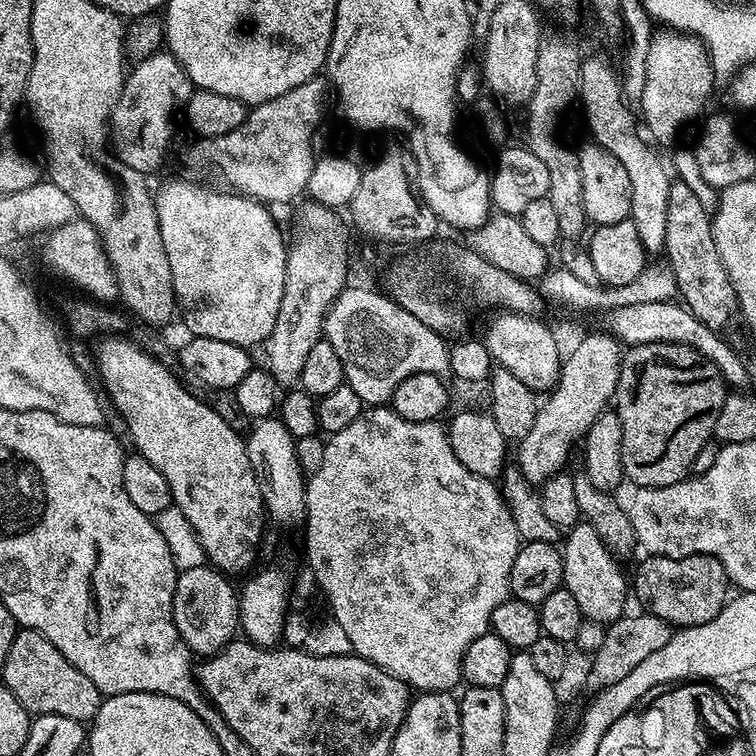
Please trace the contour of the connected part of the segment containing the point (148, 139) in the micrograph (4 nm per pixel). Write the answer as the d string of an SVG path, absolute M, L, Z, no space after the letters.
M161 50L135 65L136 69L127 73L124 89L120 91L120 97L115 107L112 108L110 121L110 148L121 164L130 166L134 170L145 174L153 174L160 168L168 147L172 144L172 135L176 132L176 116L178 120L178 104L176 99L181 96L181 101L188 101L191 98L194 85L192 79L186 74L180 63L175 60L172 53Z

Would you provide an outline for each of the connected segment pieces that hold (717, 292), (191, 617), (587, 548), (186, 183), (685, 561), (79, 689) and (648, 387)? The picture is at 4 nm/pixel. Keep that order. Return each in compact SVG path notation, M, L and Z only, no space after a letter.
M675 179L670 188L666 212L666 242L664 254L668 256L668 268L677 282L677 293L685 307L691 310L706 326L723 331L737 315L737 294L730 276L723 265L718 248L714 244L712 219L701 198L686 182Z
M208 564L177 573L174 602L171 604L172 617L181 643L191 649L193 655L207 658L220 652L239 631L239 591L229 580L225 573Z
M587 522L575 524L567 529L562 540L564 558L564 583L562 587L574 594L585 620L593 620L605 626L612 624L619 616L625 615L630 600L630 580L620 569L621 561L598 538L598 530Z
M192 178L184 179L172 180L155 193L158 226L166 258L170 258L179 315L184 315L184 324L192 336L218 338L218 342L234 342L246 349L251 349L252 344L263 345L274 330L278 306L282 306L288 261L285 233L280 233L275 218L268 213L267 203L228 190L219 192L195 184L197 181Z
M669 556L643 557L645 560L636 568L634 596L641 600L643 611L665 620L677 629L693 628L710 622L730 599L730 581L724 573L722 562L712 556Z
M25 628L17 631L16 637L10 642L10 650L6 654L6 662L2 666L4 672L3 687L8 688L22 706L26 706L29 714L45 716L58 714L62 718L74 718L81 722L91 722L96 717L102 703L98 686L78 670L42 634Z
M646 342L645 344L633 344L623 353L620 366L620 377L614 397L614 411L622 426L622 466L624 475L628 480L633 480L636 488L657 488L658 486L670 486L674 482L687 480L694 458L698 455L698 450L706 446L706 442L713 439L712 431L714 422L718 422L718 410L722 410L722 402L726 395L726 385L722 374L716 364L711 364L700 352L696 352L685 344L671 344L670 342Z

